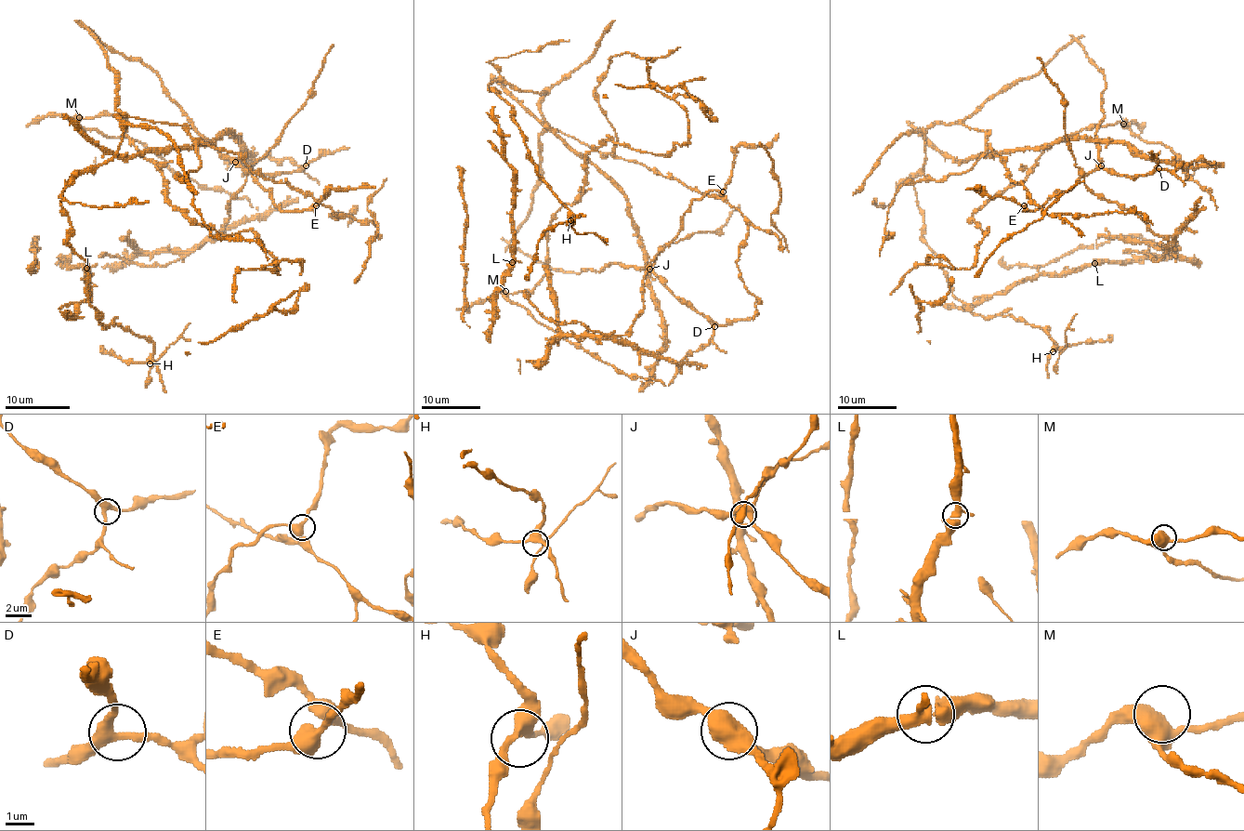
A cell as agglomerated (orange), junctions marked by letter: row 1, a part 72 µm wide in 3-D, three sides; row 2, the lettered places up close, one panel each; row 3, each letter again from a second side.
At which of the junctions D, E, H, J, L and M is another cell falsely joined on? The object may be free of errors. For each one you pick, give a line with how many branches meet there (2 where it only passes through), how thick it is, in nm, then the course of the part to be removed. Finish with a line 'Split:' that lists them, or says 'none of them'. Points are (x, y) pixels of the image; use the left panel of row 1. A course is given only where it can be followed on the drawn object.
Split: none of them

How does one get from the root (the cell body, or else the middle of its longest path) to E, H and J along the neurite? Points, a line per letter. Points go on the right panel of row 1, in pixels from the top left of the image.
E: (1090, 190), (1081, 176), (1067, 191), (1053, 193), (1039, 208), (1024, 210), (1024, 205)
H: (1090, 190), (1081, 176), (1024, 210), (961, 124), (927, 130), (912, 180), (949, 290), (1040, 325), (1053, 351)
J: (1090, 190), (1084, 183), (1084, 178), (1101, 165)

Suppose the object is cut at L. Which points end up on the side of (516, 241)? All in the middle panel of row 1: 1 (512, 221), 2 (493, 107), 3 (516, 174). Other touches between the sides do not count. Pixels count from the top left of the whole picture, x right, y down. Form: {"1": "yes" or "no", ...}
{"1": "yes", "2": "yes", "3": "yes"}

